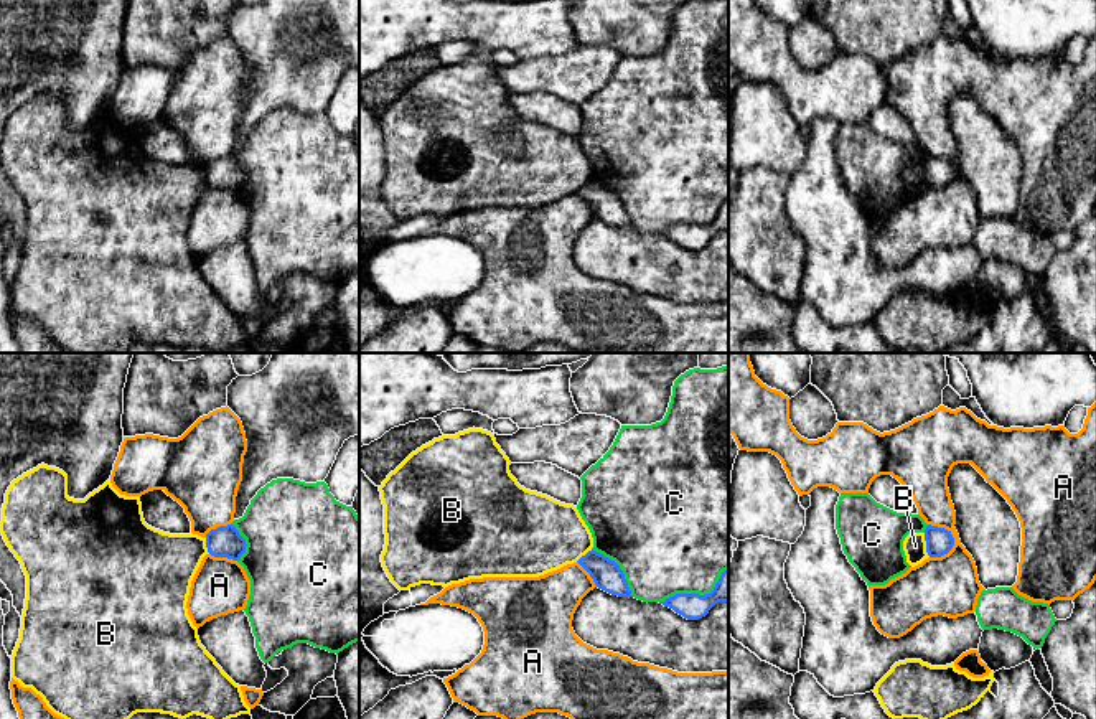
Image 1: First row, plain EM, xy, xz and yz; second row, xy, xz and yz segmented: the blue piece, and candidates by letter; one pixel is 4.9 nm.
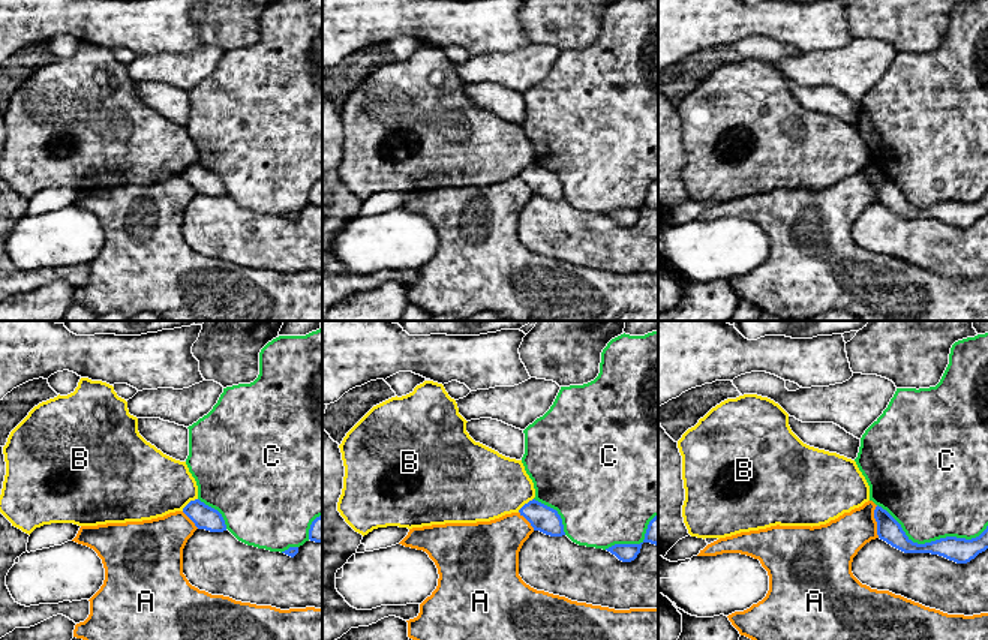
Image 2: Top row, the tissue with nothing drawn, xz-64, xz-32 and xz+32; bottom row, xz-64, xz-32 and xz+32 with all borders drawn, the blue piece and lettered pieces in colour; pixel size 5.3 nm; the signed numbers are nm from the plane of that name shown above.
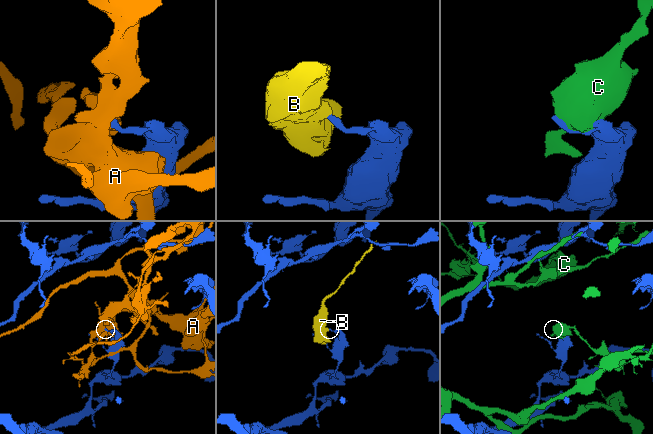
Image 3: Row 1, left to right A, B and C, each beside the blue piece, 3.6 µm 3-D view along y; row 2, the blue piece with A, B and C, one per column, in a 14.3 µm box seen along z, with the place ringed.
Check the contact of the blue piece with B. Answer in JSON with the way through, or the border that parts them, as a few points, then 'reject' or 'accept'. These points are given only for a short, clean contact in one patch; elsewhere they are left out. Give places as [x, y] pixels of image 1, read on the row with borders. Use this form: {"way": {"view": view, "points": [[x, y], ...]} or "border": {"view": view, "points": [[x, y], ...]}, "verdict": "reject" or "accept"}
{"border": {"view": "yz", "points": [[923, 533], [930, 556]]}, "verdict": "reject"}

